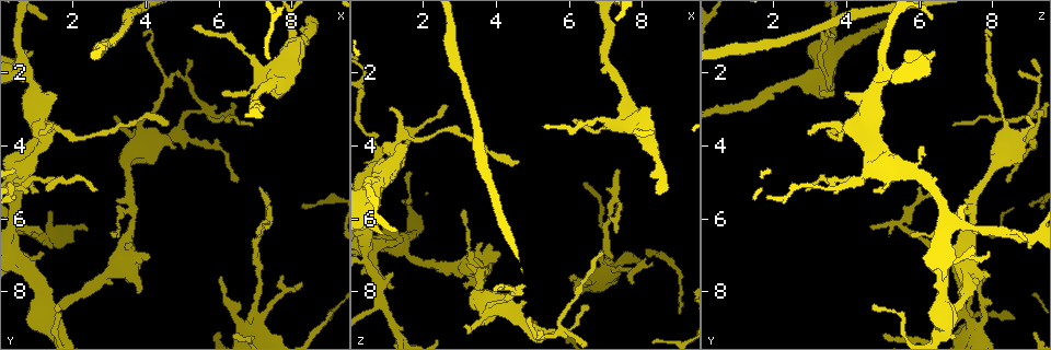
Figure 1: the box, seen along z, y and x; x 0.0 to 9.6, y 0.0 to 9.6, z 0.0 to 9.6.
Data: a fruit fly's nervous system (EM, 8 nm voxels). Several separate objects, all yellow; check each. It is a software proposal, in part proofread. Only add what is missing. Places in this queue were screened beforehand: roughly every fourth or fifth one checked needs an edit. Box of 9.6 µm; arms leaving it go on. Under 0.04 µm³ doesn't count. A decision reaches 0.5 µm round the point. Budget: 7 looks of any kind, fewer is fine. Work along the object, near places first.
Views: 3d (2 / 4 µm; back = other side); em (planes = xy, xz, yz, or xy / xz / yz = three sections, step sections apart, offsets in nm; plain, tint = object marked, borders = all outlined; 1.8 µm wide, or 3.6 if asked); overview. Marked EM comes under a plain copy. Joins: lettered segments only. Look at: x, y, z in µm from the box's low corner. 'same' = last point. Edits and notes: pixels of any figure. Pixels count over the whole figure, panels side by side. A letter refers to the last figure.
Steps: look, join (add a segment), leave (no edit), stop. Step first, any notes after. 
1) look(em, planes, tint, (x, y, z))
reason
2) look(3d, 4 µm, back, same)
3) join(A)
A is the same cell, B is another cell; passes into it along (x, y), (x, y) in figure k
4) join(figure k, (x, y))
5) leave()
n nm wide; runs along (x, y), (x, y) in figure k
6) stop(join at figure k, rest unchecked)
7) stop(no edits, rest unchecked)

look(3d, 4 µm, (6.95, 8.25, 7.15))
thick turns thin

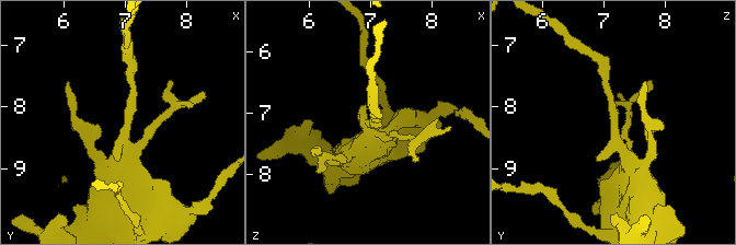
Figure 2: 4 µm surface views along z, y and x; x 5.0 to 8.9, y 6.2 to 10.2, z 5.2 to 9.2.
look(em, planes, tint, (7.00, 8.35, 7.15))

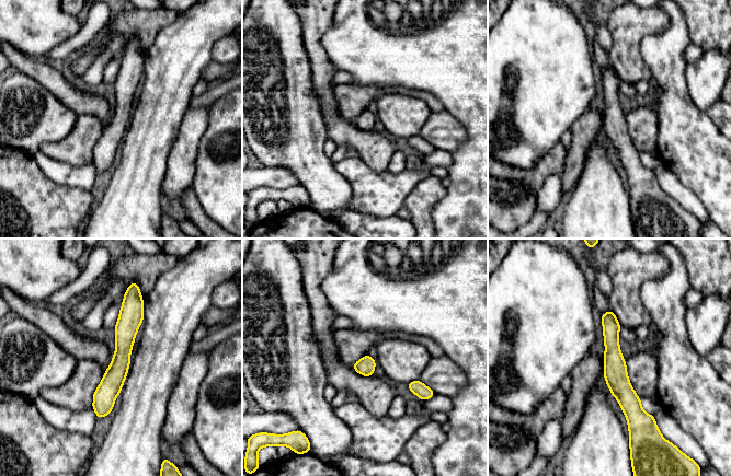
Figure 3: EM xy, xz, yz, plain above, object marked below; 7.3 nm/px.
look(em, planes, borders, same)

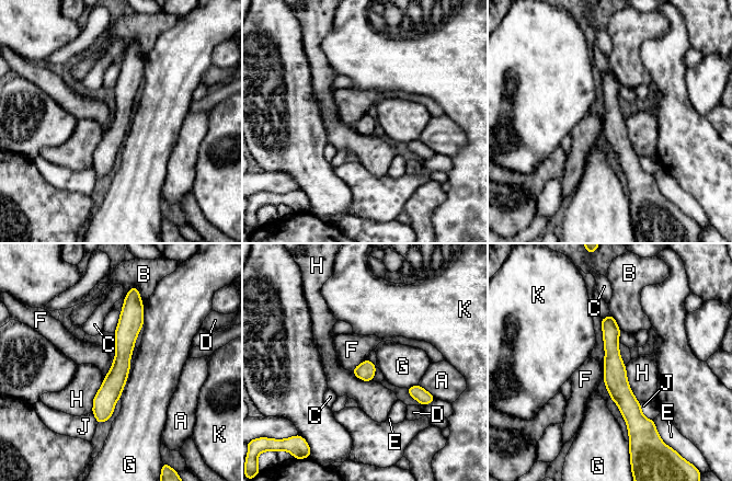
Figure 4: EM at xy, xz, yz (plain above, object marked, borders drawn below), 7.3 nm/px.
leave()
140 nm wide; A, B, C, D, E, F, G, H, J and K are other cells; border along (113, 358), (113, 364), (104, 377) in figure 4; no lettered segment goes on from it

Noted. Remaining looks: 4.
look(em, 3.6 µm, planes, tint, (1.00, 5.20, 4.75))

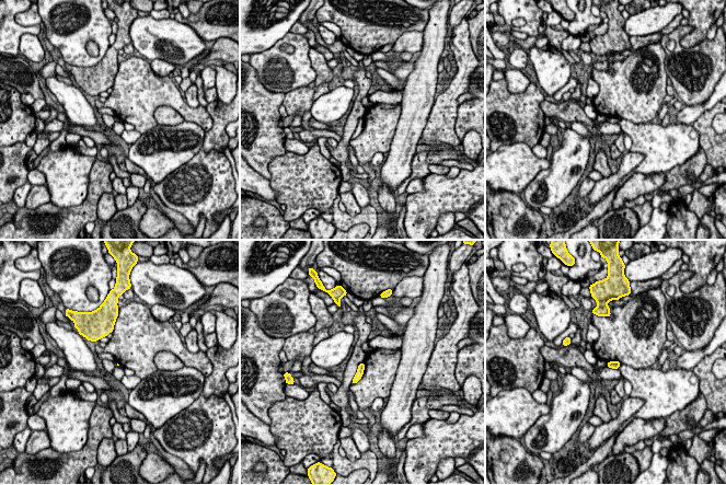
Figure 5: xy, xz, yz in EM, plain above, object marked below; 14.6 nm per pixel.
look(em, 3.6 µm, planes, borders, same)

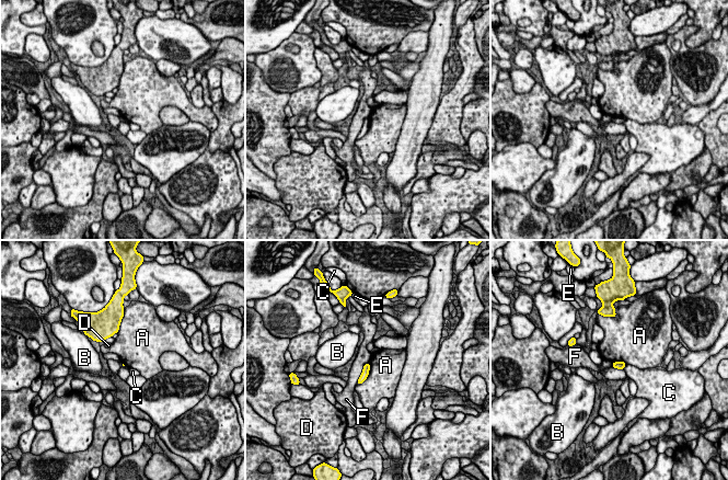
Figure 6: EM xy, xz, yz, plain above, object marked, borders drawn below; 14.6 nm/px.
leave()
A, B, C, D, E and F are other cells; none of them fits

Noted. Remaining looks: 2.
stop(no edits, rest unchecked)

